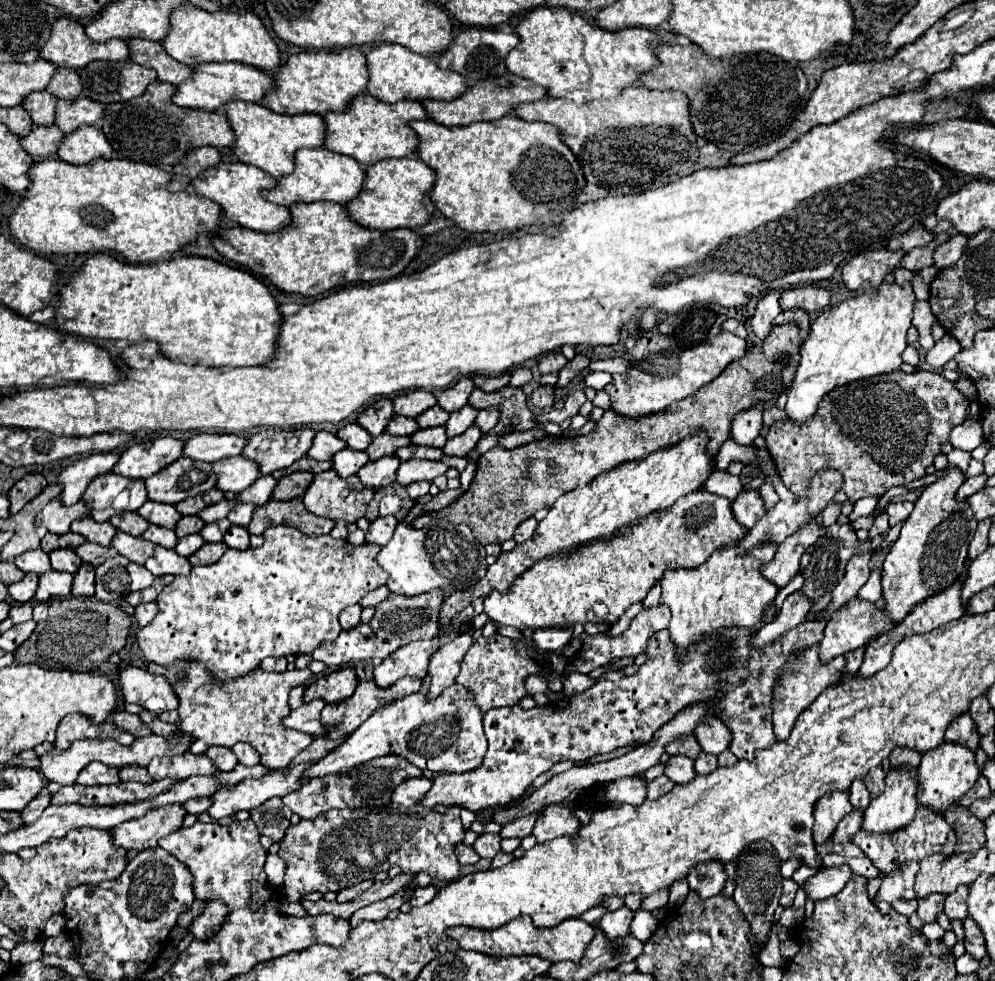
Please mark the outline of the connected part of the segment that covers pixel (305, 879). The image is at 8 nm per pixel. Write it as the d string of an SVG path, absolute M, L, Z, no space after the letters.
M387 808L369 810L329 810L325 816L317 816L317 820L301 820L299 824L291 824L285 832L285 838L279 842L279 856L285 860L285 892L291 902L299 902L303 894L309 892L339 892L347 886L359 884L363 880L373 880L377 872L387 872L391 866L401 866L403 872L429 872L433 880L447 884L459 878L459 862L453 854L455 844L463 840L463 826L459 818L459 808L447 808L447 812L439 814L437 810L427 810L423 818L413 812L393 812Z

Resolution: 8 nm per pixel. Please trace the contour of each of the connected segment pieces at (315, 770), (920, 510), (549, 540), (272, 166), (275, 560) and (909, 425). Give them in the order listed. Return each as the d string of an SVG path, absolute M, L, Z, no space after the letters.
M425 676L419 692L409 694L399 700L393 700L393 704L385 704L385 708L377 708L339 748L335 748L325 758L321 758L317 764L313 764L305 772L305 776L317 778L317 776L327 776L327 774L343 774L349 768L355 768L363 762L369 762L373 758L387 756L387 754L403 756L405 760L409 760L417 768L421 768L421 770L429 768L435 774L439 774L439 772L469 772L469 770L481 766L483 754L487 752L487 738L483 734L483 712L477 708L477 704L473 704L473 694L457 682L451 684L449 688L445 688L445 692L441 692L441 696L437 696L435 700L427 700L427 692L429 692L429 676Z
M949 464L947 472L927 486L915 500L915 510L905 520L899 540L891 546L883 562L883 598L885 612L893 620L903 620L907 612L925 598L951 586L963 572L969 542L973 540L977 520L969 504L959 504L955 494L965 482L965 474Z
M707 432L691 434L675 446L651 452L649 456L633 462L623 462L609 472L599 474L589 484L563 494L549 508L549 514L539 522L529 540L517 544L517 548L511 552L501 552L497 562L487 568L485 578L479 580L475 586L471 586L469 590L453 592L445 598L439 614L439 626L443 628L445 624L449 624L451 618L459 614L465 606L469 606L475 598L487 596L491 590L505 592L505 588L509 588L509 584L513 584L515 578L521 576L533 562L545 556L553 556L555 552L571 552L581 542L609 538L617 532L617 528L625 524L635 524L639 518L645 518L651 512L665 510L673 506L681 496L701 488L713 472L713 460L707 456L707 442Z
M239 100L225 104L223 114L235 132L235 146L231 148L233 154L241 162L257 166L273 178L281 178L283 174L293 172L293 154L299 148L321 148L325 140L325 122L319 114L275 114L263 104Z
M269 526L265 532L263 532L263 546L261 548L249 548L249 550L227 550L221 560L217 564L207 564L207 566L193 566L191 568L191 576L185 578L185 576L175 576L175 580L171 584L167 584L159 596L157 596L157 604L159 604L159 612L157 616L153 618L153 622L145 628L139 630L139 636L137 636L137 644L143 652L143 656L149 660L149 662L155 662L155 664L161 664L165 668L169 668L169 664L173 664L175 660L201 660L207 670L217 678L217 680L235 680L239 676L245 676L247 672L259 668L261 660L267 658L267 656L289 656L289 654L311 654L321 642L325 640L335 640L341 632L341 626L339 626L339 614L343 608L351 606L351 604L357 604L367 592L383 586L387 582L387 572L377 564L375 556L379 552L379 546L377 544L361 544L361 546L355 546L355 544L349 544L347 540L335 540L331 536L305 536L301 530L297 528L289 528L289 526Z
M897 370L835 388L825 396L825 400L821 400L817 412L805 424L793 424L793 420L787 418L777 420L769 428L765 442L777 474L793 494L805 496L809 480L821 468L837 468L845 478L843 492L851 502L857 502L865 496L881 496L893 486L903 486L911 480L923 478L927 466L931 466L933 458L941 454L941 444L949 440L949 432L967 420L967 410L969 400L939 372L915 370L913 374L905 374Z

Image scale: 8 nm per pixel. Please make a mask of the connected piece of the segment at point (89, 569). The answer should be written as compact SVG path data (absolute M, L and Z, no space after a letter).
M83 564L79 572L75 574L73 586L71 586L73 596L93 596L95 594L95 568L89 564Z

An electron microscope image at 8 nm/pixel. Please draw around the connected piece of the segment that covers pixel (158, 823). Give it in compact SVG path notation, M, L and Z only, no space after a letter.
M167 804L165 808L155 808L139 820L129 820L115 826L111 830L113 844L125 848L127 852L155 848L161 836L167 836L169 832L175 832L183 826L185 816L187 810L183 808L183 804Z

